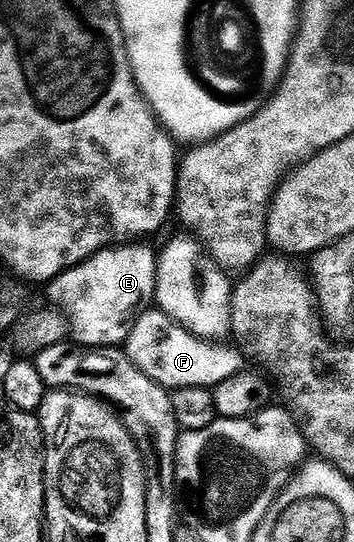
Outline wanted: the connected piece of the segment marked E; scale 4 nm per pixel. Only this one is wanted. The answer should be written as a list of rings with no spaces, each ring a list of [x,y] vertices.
[[[129,241],[111,247],[90,257],[68,271],[64,271],[54,280],[51,301],[57,308],[63,309],[72,320],[72,334],[81,347],[120,347],[127,344],[137,319],[153,306],[156,297],[157,252],[151,251],[144,241]]]

